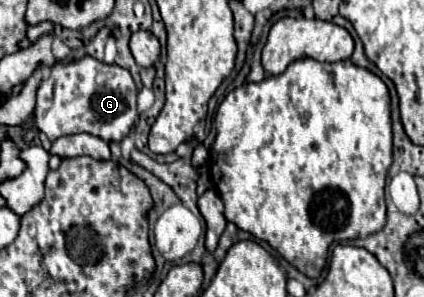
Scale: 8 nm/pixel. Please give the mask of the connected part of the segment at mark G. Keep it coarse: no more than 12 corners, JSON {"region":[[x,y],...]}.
{"region":[[97,58],[57,62],[35,124],[53,142],[123,140],[137,118],[131,74]]}

